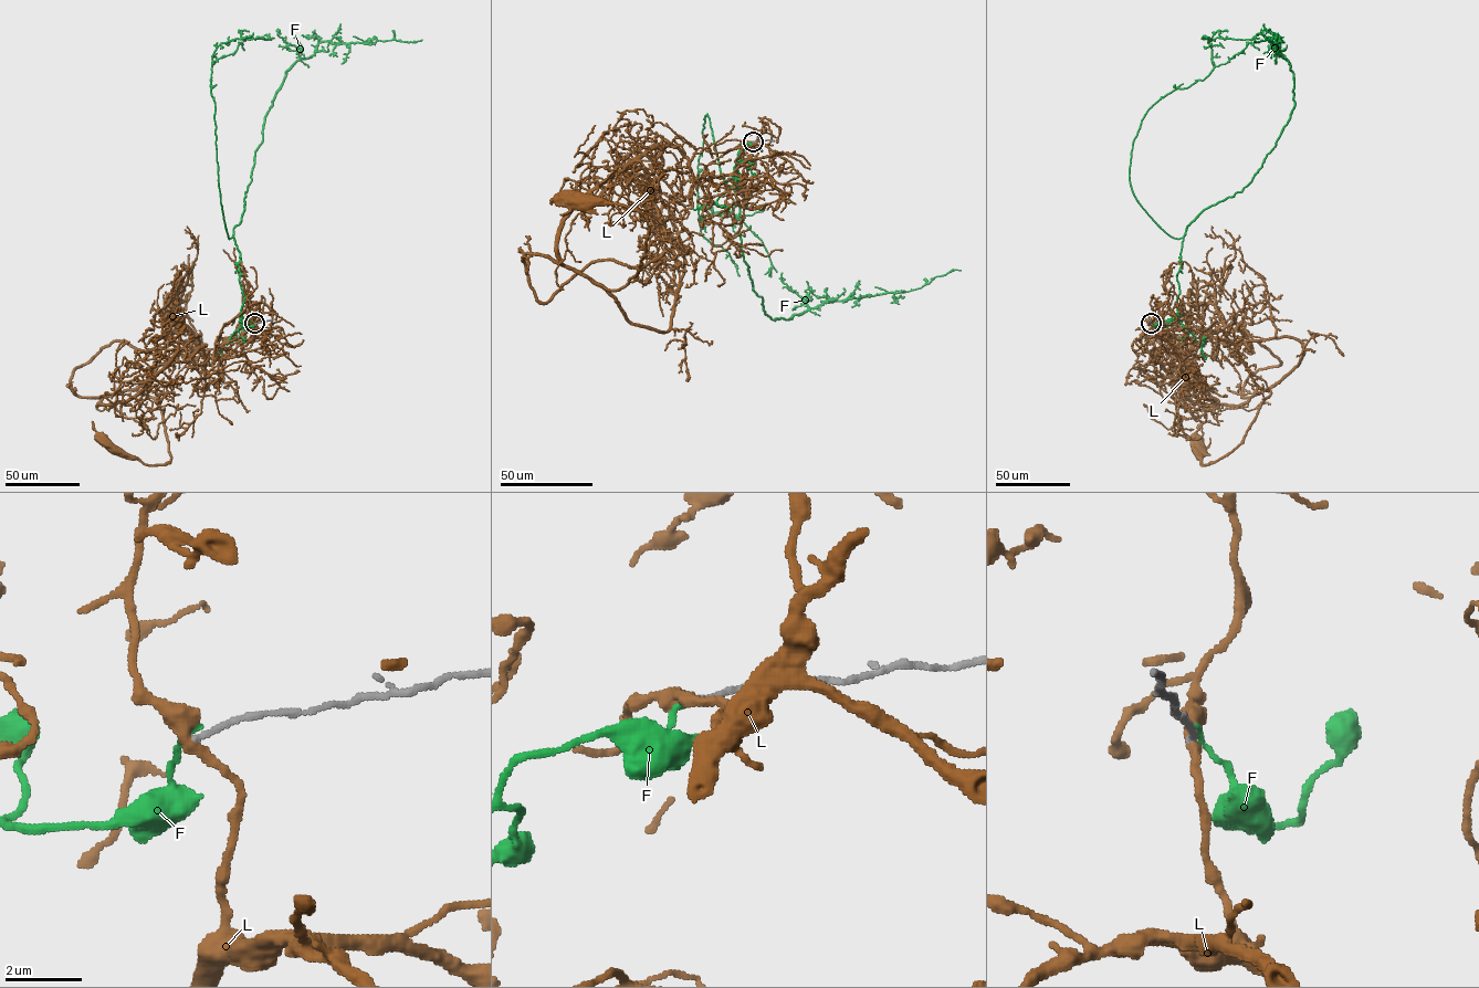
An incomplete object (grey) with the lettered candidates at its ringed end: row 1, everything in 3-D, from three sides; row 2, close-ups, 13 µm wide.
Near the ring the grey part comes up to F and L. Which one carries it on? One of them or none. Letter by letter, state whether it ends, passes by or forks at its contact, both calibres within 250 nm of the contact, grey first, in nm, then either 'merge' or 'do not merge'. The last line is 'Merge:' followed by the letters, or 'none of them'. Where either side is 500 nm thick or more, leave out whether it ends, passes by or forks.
F: it ends | 140/140 nm | do not merge
L: it passes by | 140/340 nm | do not merge
Merge: none of them

